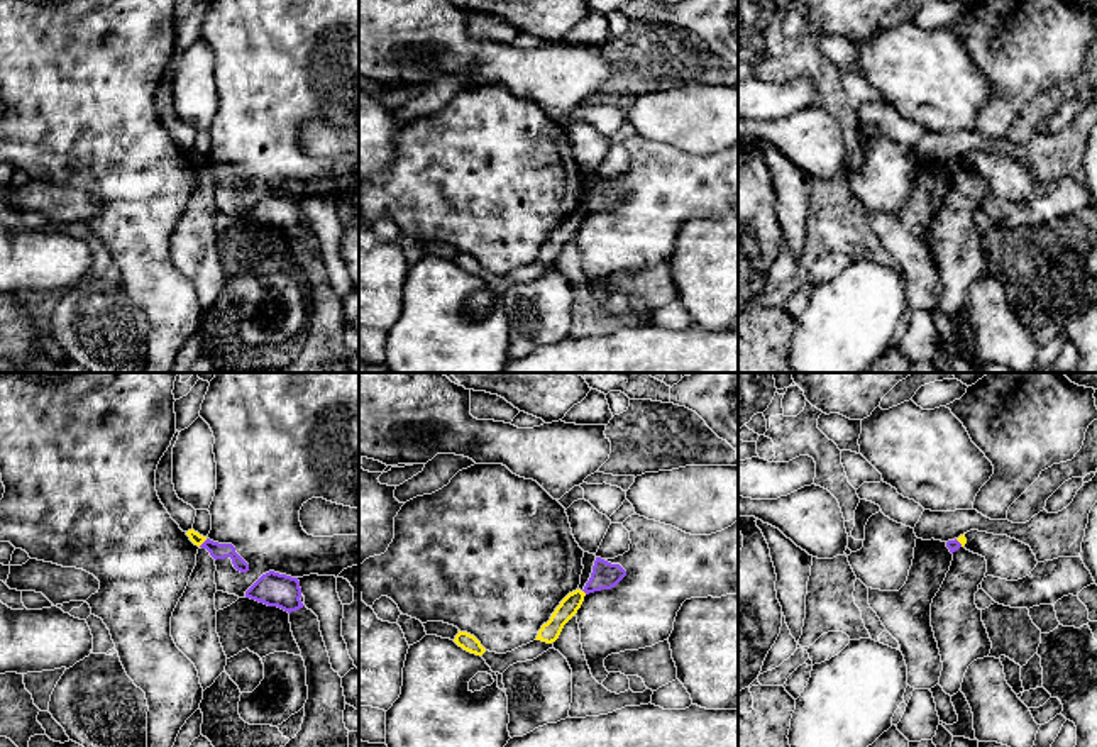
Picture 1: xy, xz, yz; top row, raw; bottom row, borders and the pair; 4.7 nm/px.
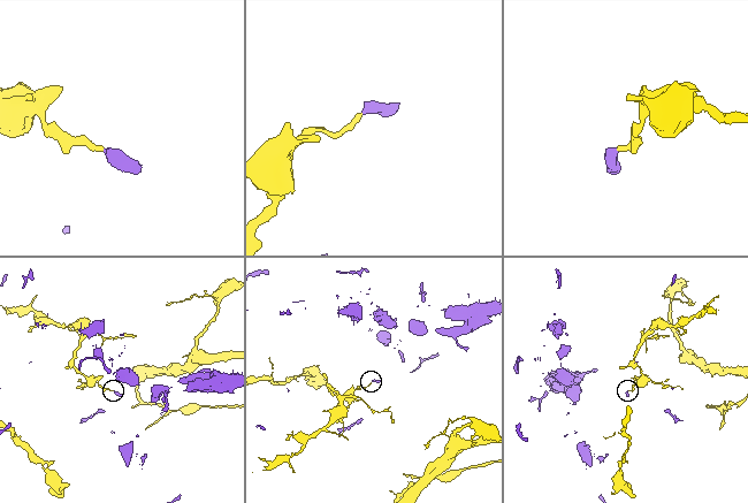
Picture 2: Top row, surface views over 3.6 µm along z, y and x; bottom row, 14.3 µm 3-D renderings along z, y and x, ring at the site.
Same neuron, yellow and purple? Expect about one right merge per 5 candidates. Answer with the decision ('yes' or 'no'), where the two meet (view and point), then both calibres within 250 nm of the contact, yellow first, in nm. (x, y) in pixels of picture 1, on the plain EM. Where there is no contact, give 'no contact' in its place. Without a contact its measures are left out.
no | xy (202, 163) | 60/80 nm

